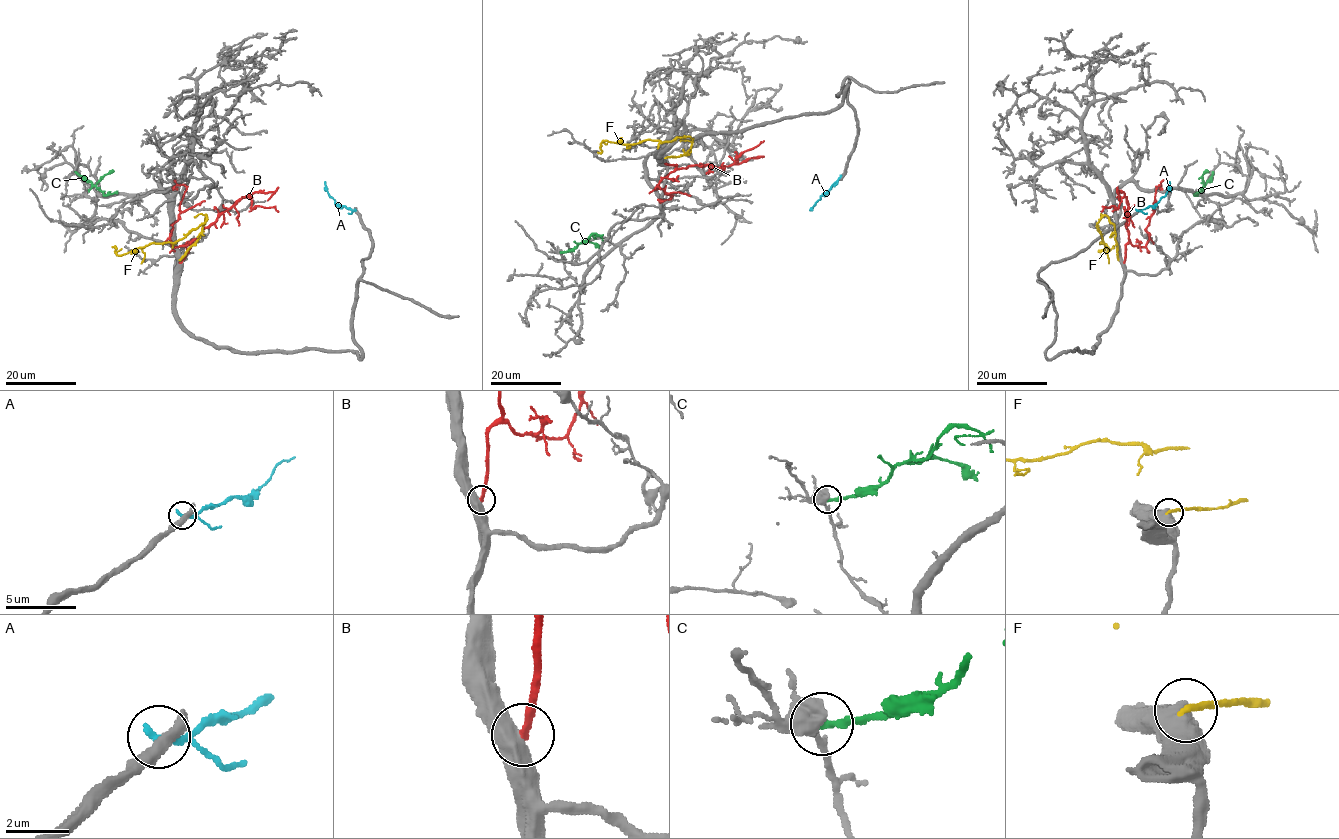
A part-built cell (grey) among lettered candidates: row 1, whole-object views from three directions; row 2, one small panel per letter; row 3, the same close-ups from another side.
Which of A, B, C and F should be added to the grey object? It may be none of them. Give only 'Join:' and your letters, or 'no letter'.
Join: F

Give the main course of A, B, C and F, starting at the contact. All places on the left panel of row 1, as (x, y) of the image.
A: (355, 210), (339, 206), (329, 195), (324, 181)
B: (180, 262), (202, 231), (242, 198), (249, 197), (253, 209), (274, 207), (278, 211)
C: (76, 172), (105, 195), (117, 191)
F: (180, 259), (201, 233), (206, 215), (204, 222), (173, 242), (148, 244), (117, 255), (112, 246)

